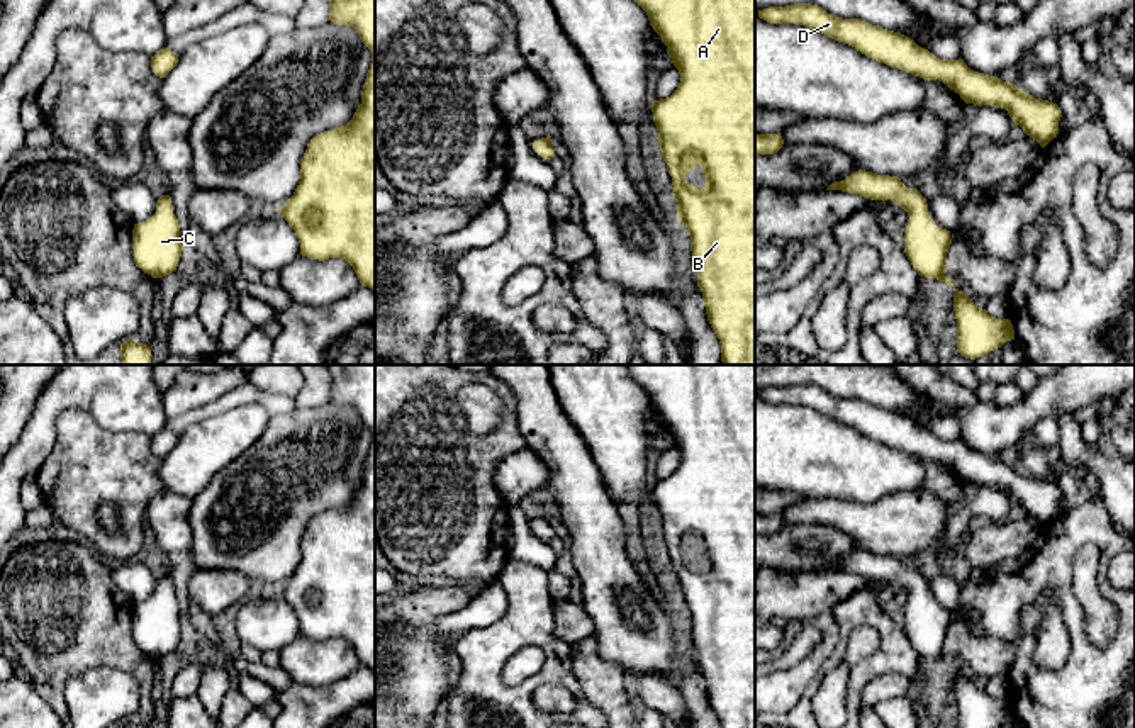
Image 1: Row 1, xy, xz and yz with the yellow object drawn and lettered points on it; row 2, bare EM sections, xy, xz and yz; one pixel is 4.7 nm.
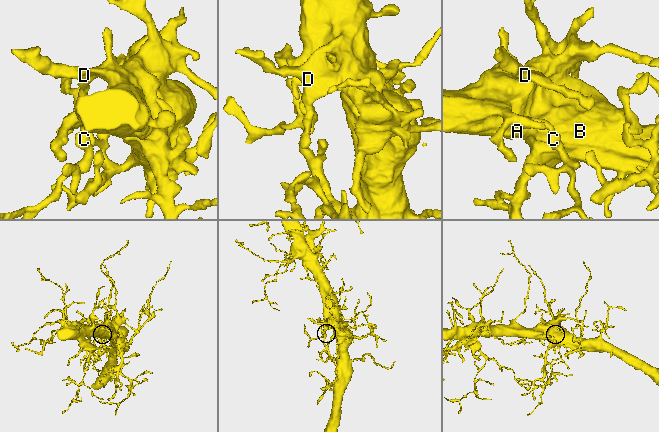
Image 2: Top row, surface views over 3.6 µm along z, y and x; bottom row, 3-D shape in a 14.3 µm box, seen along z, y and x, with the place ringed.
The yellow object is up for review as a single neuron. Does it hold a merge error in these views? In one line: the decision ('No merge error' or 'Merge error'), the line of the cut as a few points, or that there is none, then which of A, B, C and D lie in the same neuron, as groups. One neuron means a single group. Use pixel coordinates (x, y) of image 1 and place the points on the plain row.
No merge error. No split. Groups: A B C D

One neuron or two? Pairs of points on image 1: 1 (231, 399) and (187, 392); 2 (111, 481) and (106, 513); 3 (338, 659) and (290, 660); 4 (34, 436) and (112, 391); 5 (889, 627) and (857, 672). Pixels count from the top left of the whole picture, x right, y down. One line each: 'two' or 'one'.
1: two
2: two
3: one
4: one
5: one

